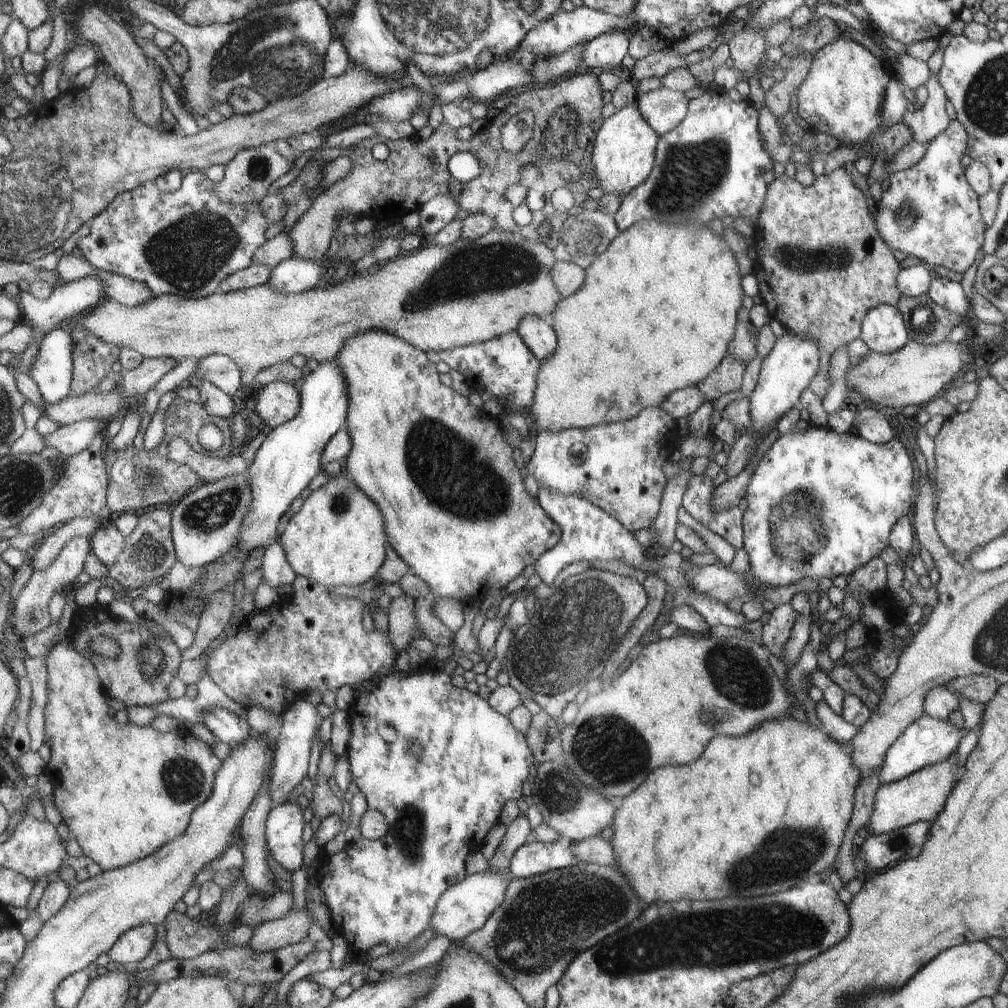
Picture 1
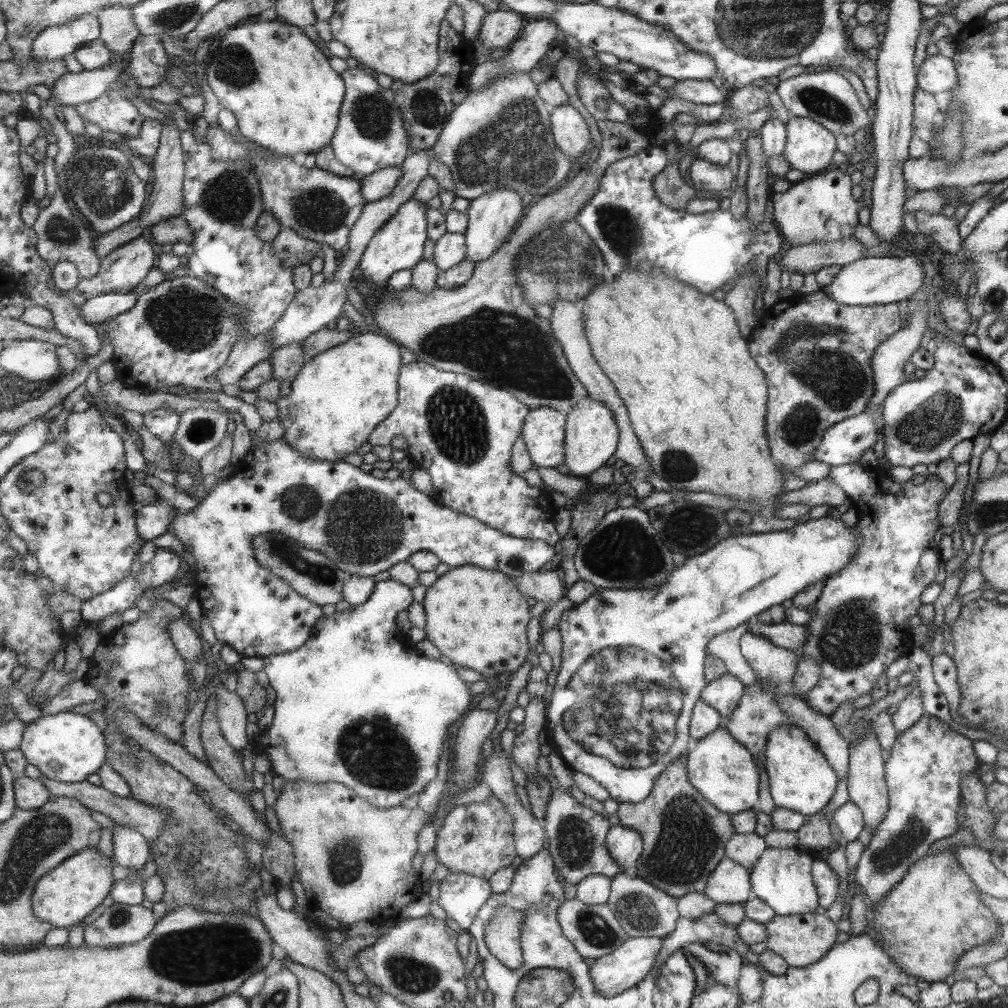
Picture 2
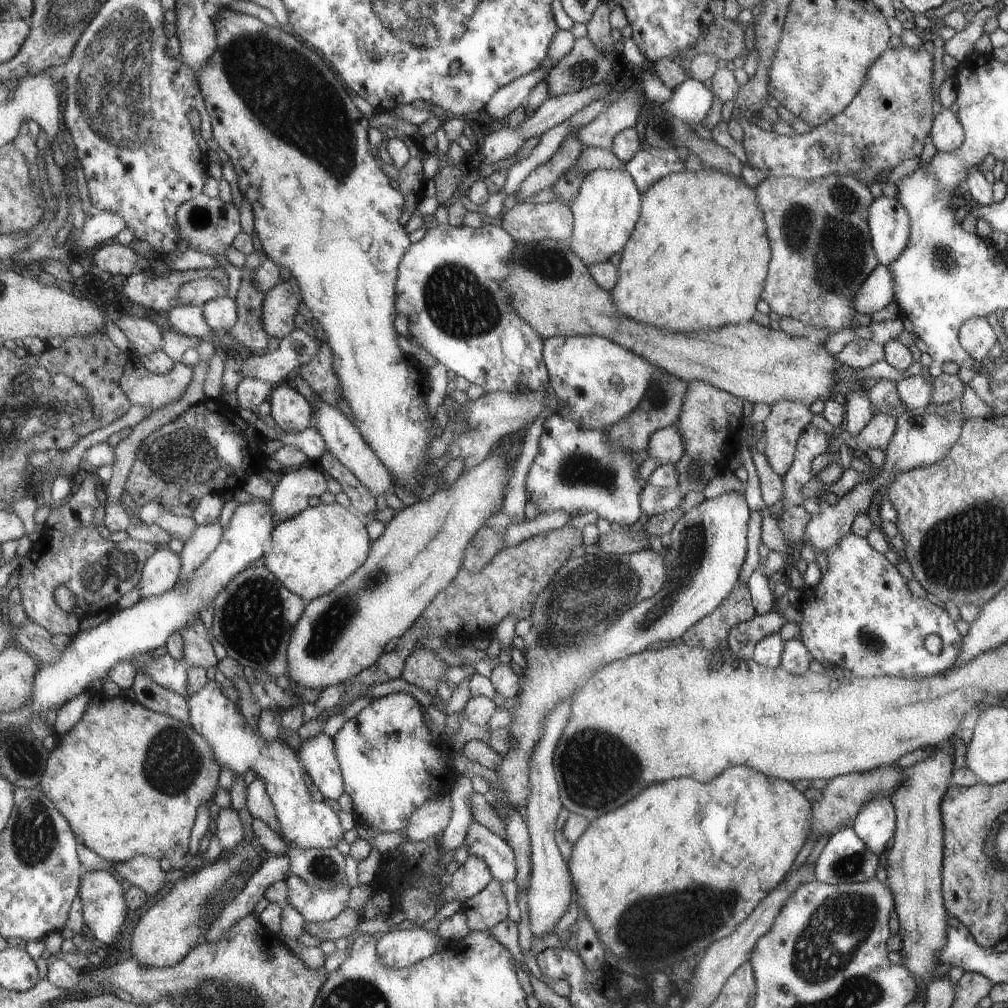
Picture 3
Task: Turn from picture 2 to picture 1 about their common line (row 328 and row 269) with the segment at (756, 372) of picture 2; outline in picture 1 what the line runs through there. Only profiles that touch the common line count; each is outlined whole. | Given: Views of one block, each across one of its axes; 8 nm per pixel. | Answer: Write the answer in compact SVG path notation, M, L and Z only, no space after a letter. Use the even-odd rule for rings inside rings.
M642 220L610 242L610 246L586 269L585 283L571 296L563 298L553 312L550 323L558 328L558 352L550 360L541 362L534 390L534 404L530 406L528 421L532 423L533 436L541 431L561 432L570 428L584 429L612 422L622 422L640 415L646 408L658 408L676 390L699 384L718 368L729 352L729 344L736 338L738 310L742 306L742 286L740 286L740 262L725 240L706 228L706 224L664 224L658 220Z

